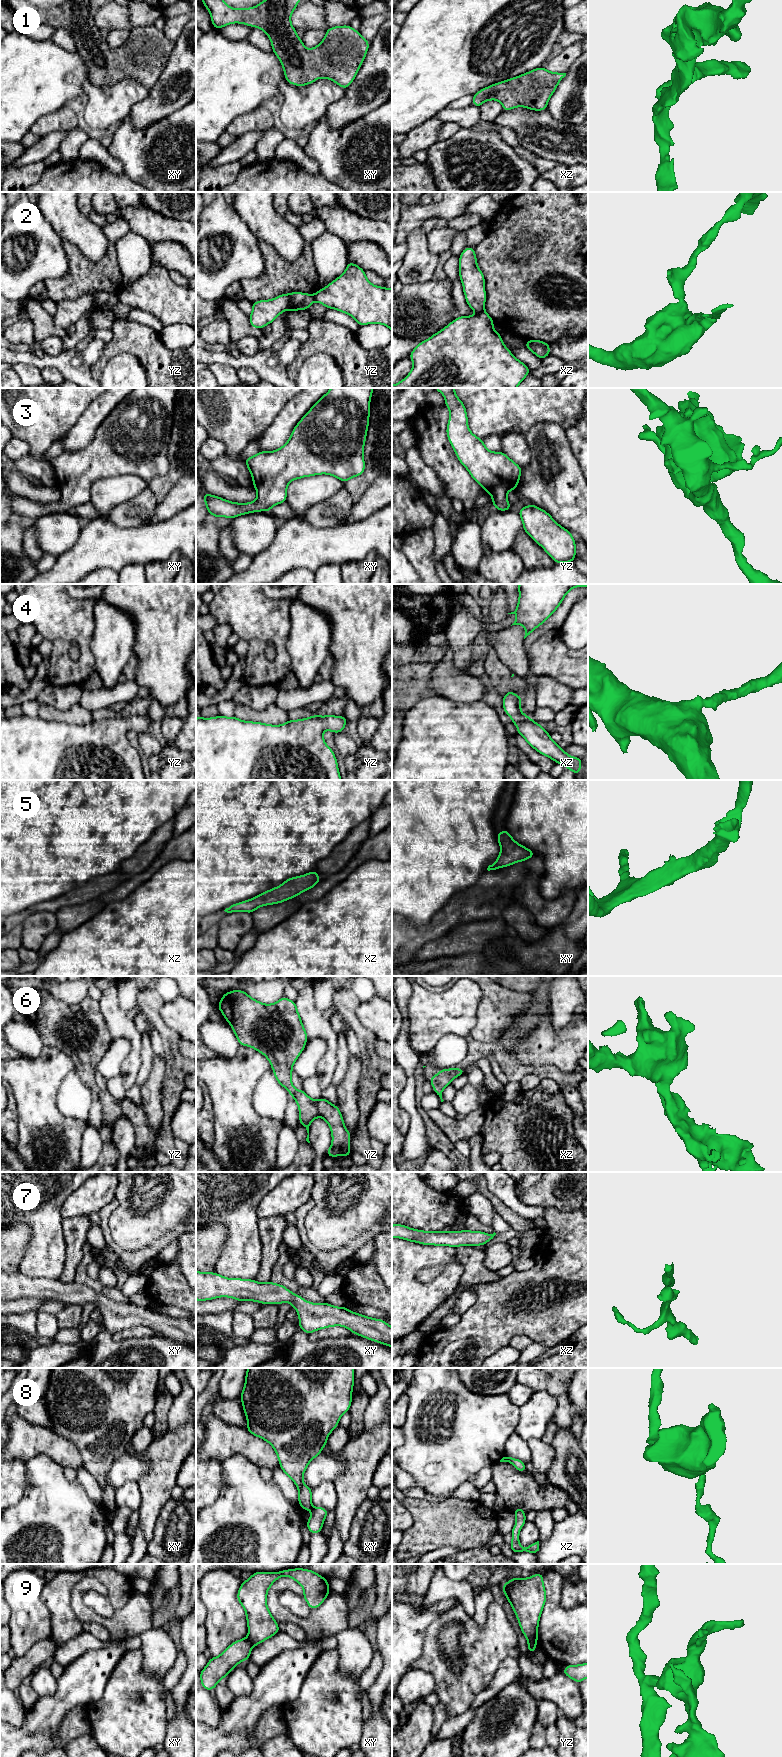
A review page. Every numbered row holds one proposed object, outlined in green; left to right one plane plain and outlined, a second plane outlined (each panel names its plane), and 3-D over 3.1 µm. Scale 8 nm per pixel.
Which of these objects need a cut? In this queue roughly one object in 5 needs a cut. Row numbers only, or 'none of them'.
2, 8, 9

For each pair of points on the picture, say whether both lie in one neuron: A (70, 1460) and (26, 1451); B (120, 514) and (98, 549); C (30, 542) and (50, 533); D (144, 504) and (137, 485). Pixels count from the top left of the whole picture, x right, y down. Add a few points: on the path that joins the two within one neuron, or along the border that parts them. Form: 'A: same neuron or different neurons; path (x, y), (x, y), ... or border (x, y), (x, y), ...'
A: same neuron; path (59, 1449), (37, 1448)
B: different neurons; border (106, 515), (117, 525), (137, 528)
C: different neurons; border (34, 529), (37, 545), (43, 551)
D: different neurons; border (147, 486), (137, 495), (120, 505)

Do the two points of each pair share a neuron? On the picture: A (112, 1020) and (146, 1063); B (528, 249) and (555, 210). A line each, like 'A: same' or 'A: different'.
A: different
B: different

